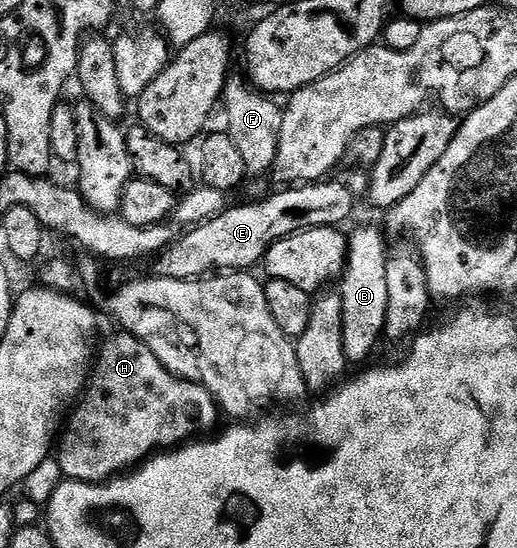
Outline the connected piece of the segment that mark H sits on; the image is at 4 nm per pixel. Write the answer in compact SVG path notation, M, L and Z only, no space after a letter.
M116 331L103 345L104 342L95 354L90 380L63 426L64 438L60 441L58 460L67 480L93 483L107 481L131 470L149 455L165 447L179 446L197 435L211 434L217 428L216 420L222 417L222 413L210 391L206 391L206 387L198 383L166 371L166 367L158 363L154 351L150 351L146 343L142 343L131 333Z

